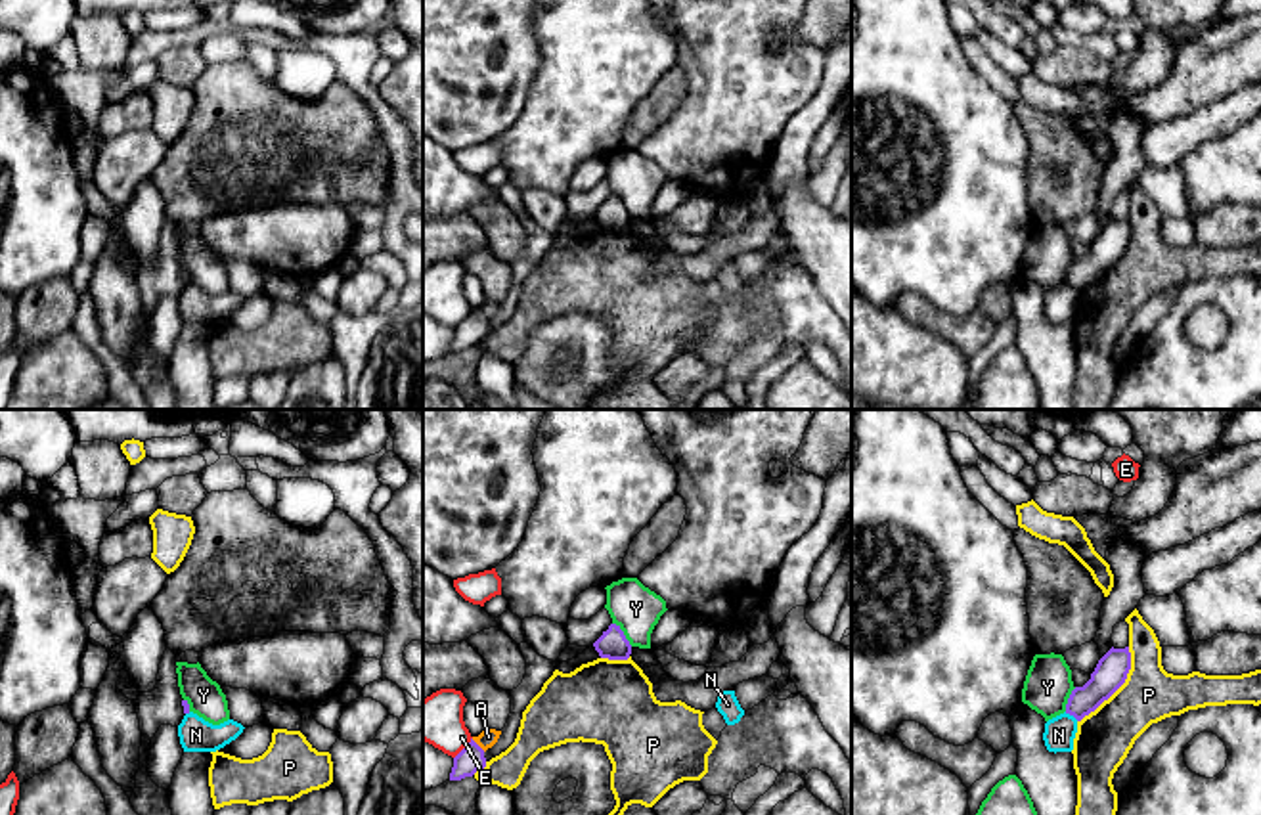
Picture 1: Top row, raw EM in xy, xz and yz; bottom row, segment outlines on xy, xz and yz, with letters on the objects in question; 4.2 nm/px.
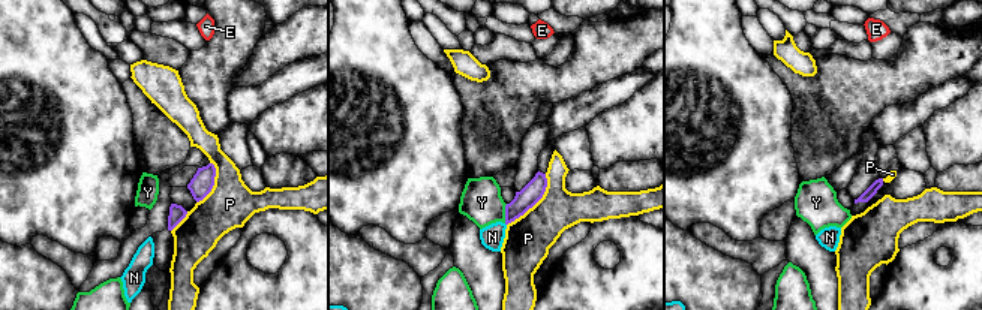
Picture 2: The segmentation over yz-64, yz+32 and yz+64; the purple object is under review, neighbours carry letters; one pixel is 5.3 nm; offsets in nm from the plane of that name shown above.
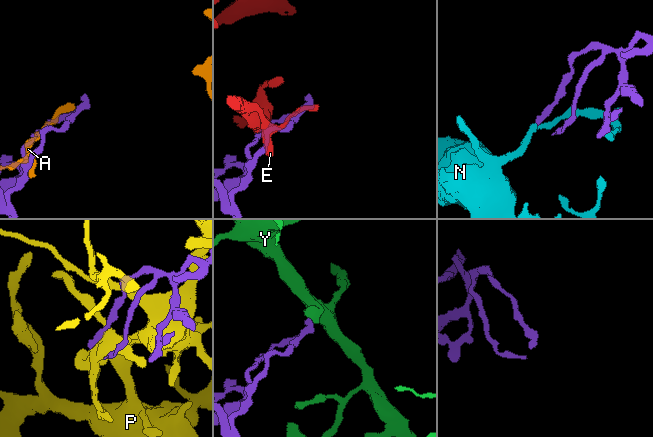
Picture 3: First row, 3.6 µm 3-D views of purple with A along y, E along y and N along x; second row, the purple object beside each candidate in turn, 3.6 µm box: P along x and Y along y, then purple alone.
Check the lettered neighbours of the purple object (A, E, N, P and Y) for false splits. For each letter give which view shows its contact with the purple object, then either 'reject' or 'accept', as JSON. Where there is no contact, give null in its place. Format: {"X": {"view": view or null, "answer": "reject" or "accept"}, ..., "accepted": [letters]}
{"A": {"view": "xz", "answer": "reject"}, "E": {"view": "xz", "answer": "reject"}, "N": {"view": "yz", "answer": "reject"}, "P": {"view": "yz", "answer": "reject"}, "Y": {"view": "xz", "answer": "reject"}, "accepted": []}

